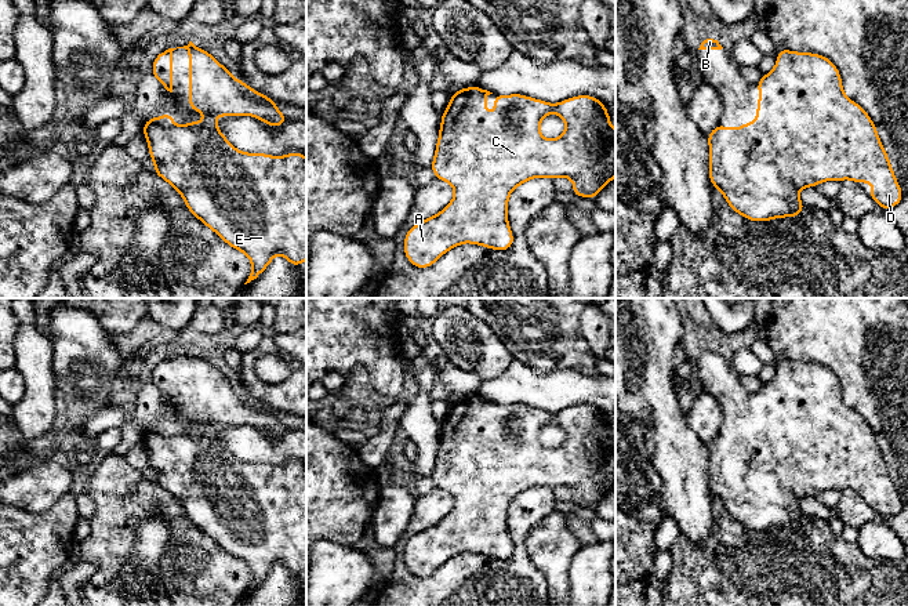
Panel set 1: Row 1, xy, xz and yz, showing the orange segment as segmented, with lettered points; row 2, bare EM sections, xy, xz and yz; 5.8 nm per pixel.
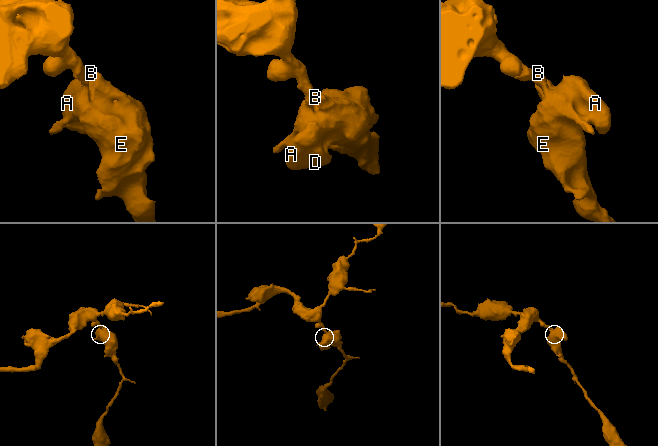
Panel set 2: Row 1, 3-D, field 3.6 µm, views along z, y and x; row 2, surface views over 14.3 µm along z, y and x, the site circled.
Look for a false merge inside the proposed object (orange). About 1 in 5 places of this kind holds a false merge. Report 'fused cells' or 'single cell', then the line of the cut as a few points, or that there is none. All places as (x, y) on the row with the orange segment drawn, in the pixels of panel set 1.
single cell; no cut

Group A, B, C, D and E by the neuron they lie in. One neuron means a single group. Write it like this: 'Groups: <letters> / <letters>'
Groups: A B C D E

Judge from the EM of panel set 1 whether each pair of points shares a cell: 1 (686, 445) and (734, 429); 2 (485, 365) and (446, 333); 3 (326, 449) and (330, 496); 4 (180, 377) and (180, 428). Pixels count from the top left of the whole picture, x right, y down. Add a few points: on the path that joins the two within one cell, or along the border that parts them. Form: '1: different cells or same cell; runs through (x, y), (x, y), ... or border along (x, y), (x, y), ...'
1: different cells; border along (705, 445), (709, 476)
2: same cell; runs through (476, 355), (456, 334)
3: same cell; runs through (326, 460), (326, 485)
4: same cell; runs through (184, 389), (184, 416)

